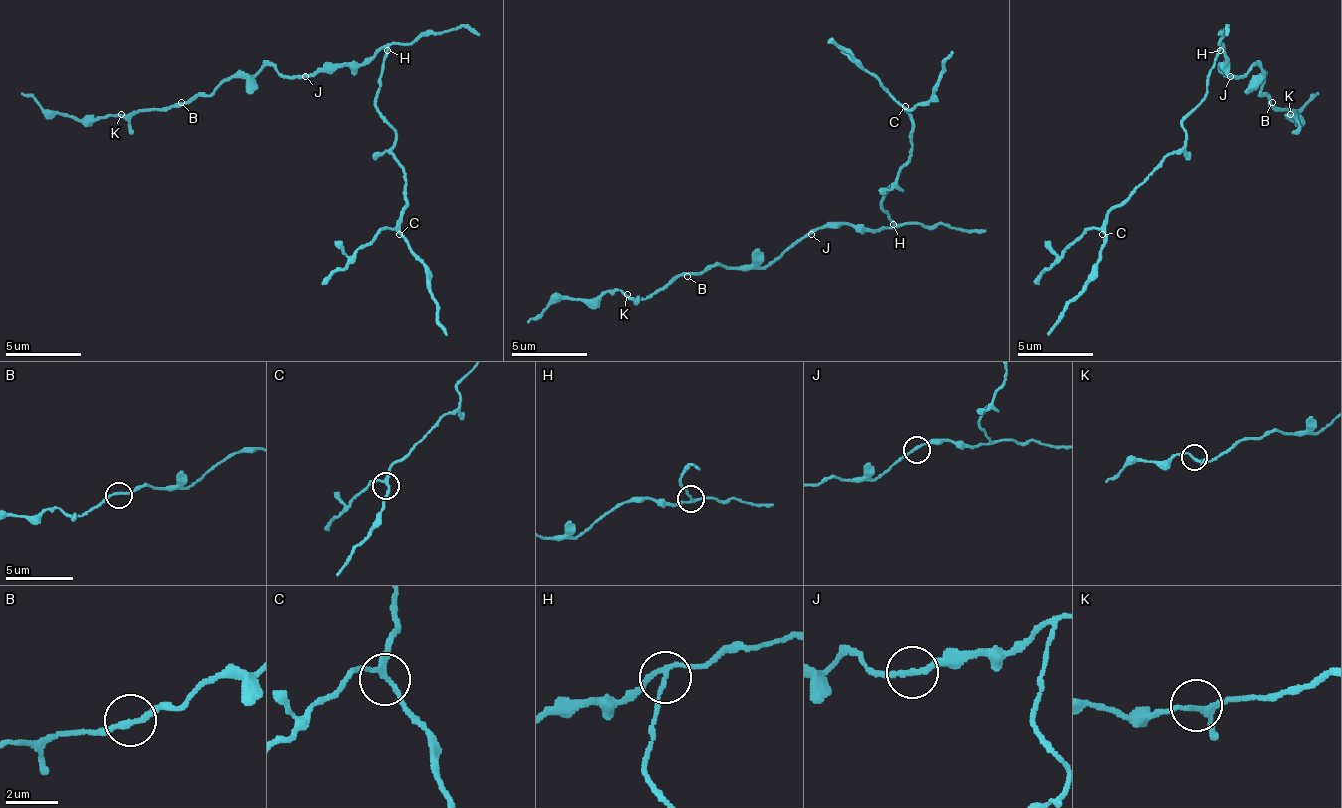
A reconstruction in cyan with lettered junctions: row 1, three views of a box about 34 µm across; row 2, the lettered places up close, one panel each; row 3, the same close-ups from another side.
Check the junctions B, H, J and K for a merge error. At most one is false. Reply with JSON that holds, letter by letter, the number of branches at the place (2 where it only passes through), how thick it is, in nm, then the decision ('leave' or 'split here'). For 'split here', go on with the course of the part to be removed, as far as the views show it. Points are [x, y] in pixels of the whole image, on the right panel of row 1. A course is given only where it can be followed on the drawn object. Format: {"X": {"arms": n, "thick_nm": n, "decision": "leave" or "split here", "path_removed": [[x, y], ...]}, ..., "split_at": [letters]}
{"B": {"arms": 2, "thick_nm": 200, "decision": "leave"}, "H": {"arms": 3, "thick_nm": 160, "decision": "split here", "path_removed": [[1219, 50], [1208, 95], [1181, 125], [1185, 144], [1106, 215], [1106, 242], [1091, 268], [1091, 283], [1049, 336]]}, "J": {"arms": 2, "thick_nm": 200, "decision": "leave"}, "K": {"arms": 3, "thick_nm": 180, "decision": "leave"}, "split_at": ["H"]}

